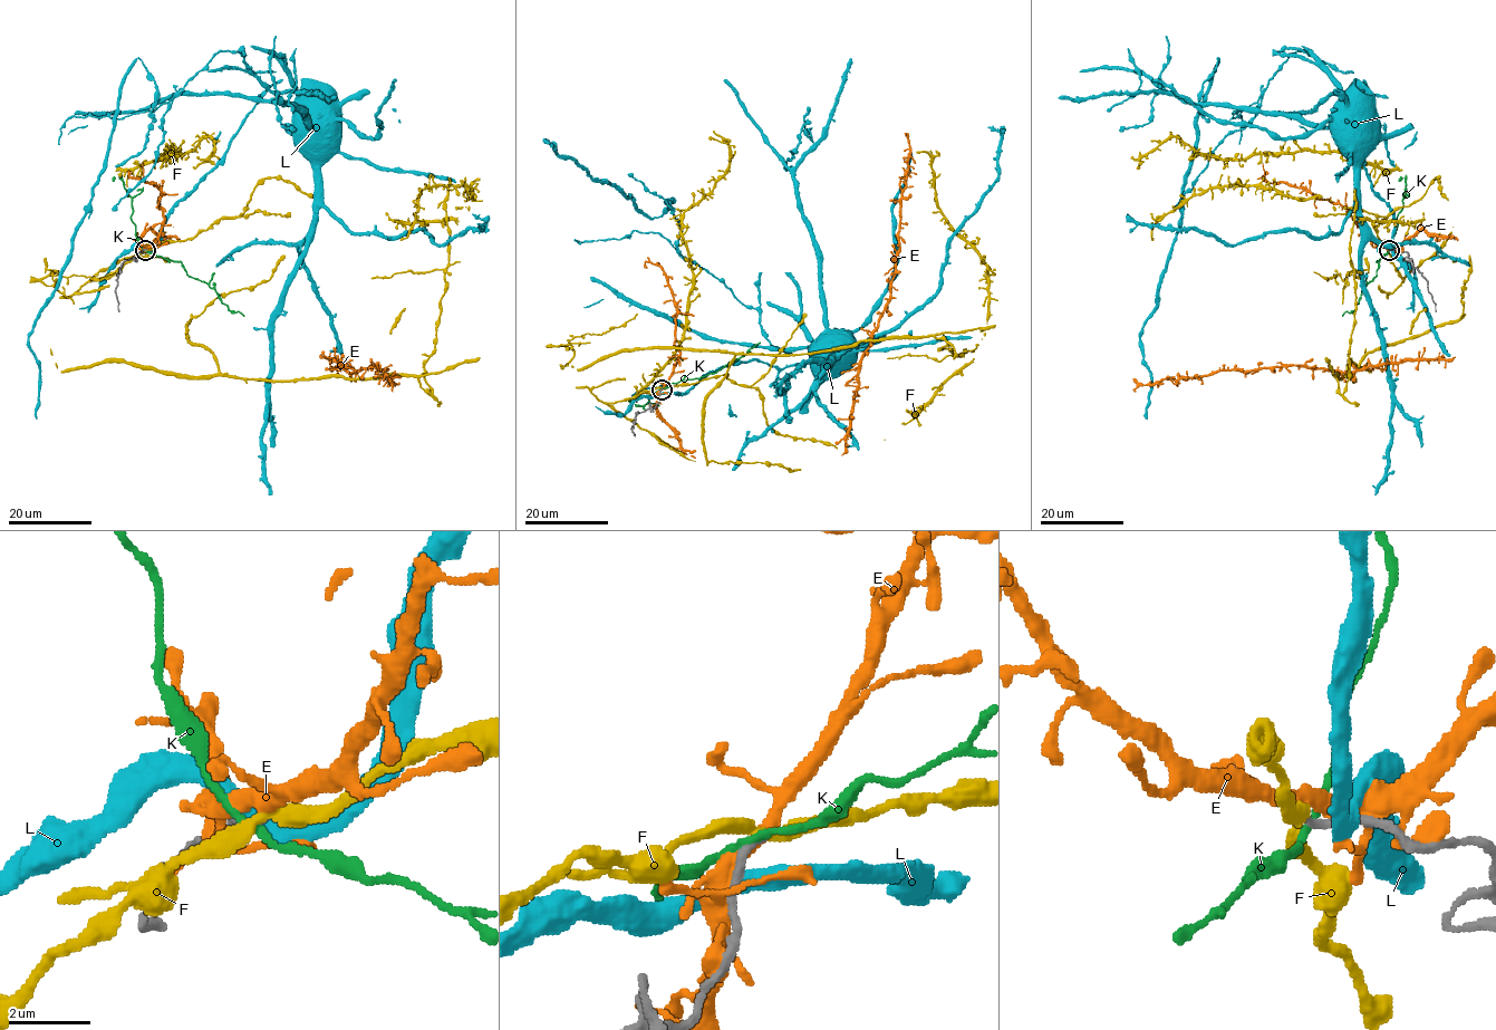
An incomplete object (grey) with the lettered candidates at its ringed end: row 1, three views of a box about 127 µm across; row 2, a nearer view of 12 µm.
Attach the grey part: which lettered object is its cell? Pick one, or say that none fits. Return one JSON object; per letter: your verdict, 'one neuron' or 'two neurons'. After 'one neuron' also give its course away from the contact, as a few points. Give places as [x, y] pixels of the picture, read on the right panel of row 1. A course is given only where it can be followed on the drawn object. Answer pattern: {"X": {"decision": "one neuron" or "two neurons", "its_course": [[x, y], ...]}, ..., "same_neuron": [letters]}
{"E": {"decision": "two neurons"}, "F": {"decision": "two neurons"}, "K": {"decision": "two neurons"}, "L": {"decision": "two neurons"}, "same_neuron": []}

